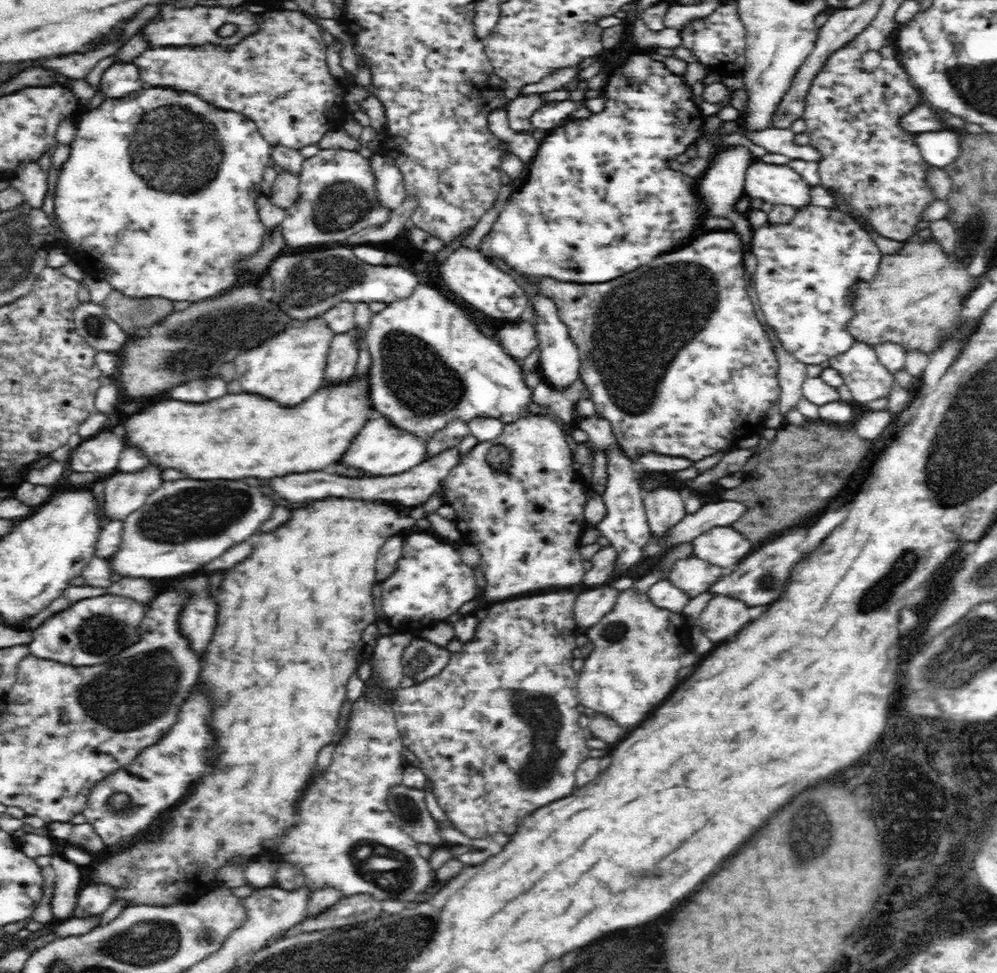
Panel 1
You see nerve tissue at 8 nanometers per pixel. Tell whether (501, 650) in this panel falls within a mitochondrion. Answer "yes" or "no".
no

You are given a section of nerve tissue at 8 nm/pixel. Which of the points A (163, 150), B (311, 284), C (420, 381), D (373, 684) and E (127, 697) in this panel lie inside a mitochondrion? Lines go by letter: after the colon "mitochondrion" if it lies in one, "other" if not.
A: mitochondrion
B: mitochondrion
C: mitochondrion
D: other
E: mitochondrion

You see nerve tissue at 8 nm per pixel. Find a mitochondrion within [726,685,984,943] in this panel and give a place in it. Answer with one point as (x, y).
(922, 795)

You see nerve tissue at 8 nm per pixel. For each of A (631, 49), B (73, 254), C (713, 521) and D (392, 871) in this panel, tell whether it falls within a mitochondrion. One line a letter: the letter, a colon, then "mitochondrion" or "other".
A: other
B: other
C: other
D: mitochondrion

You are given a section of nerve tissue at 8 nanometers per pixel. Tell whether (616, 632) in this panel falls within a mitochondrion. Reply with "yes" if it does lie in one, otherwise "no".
yes

